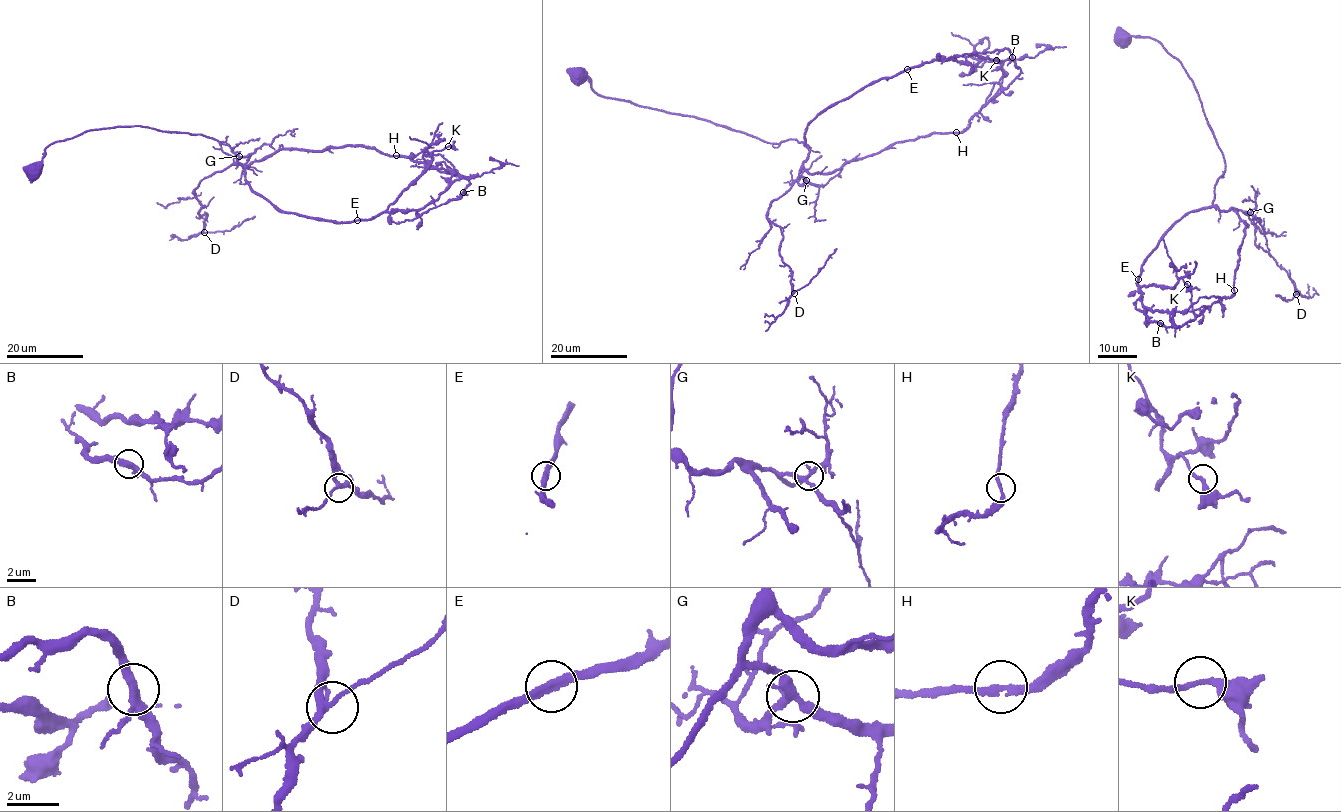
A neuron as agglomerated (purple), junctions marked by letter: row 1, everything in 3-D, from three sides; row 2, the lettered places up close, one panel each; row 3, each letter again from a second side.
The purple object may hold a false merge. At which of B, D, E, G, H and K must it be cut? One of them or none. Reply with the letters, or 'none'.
none

